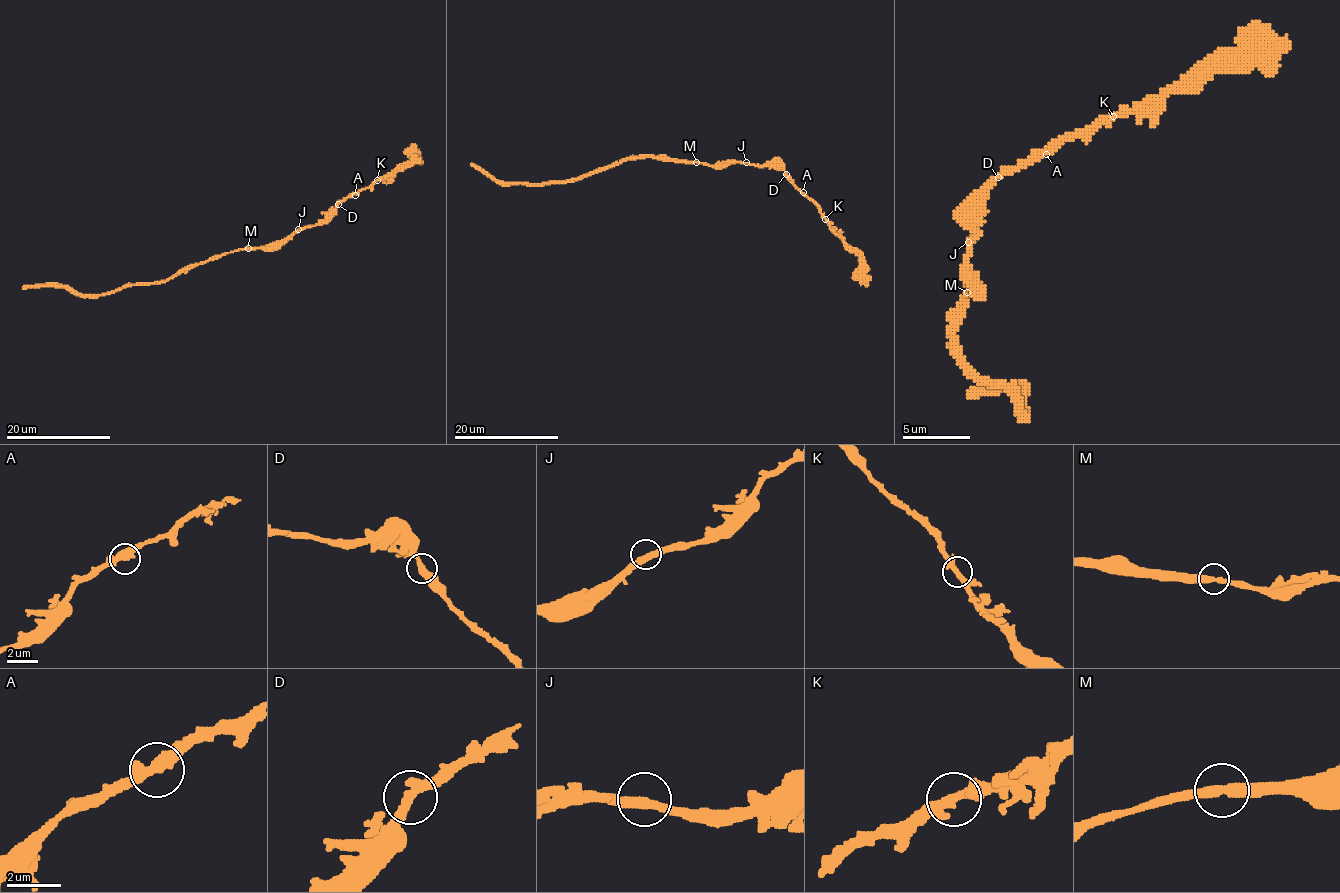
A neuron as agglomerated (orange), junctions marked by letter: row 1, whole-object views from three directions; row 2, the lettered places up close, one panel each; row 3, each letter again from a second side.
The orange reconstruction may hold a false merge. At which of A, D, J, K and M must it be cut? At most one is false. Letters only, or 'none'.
none

